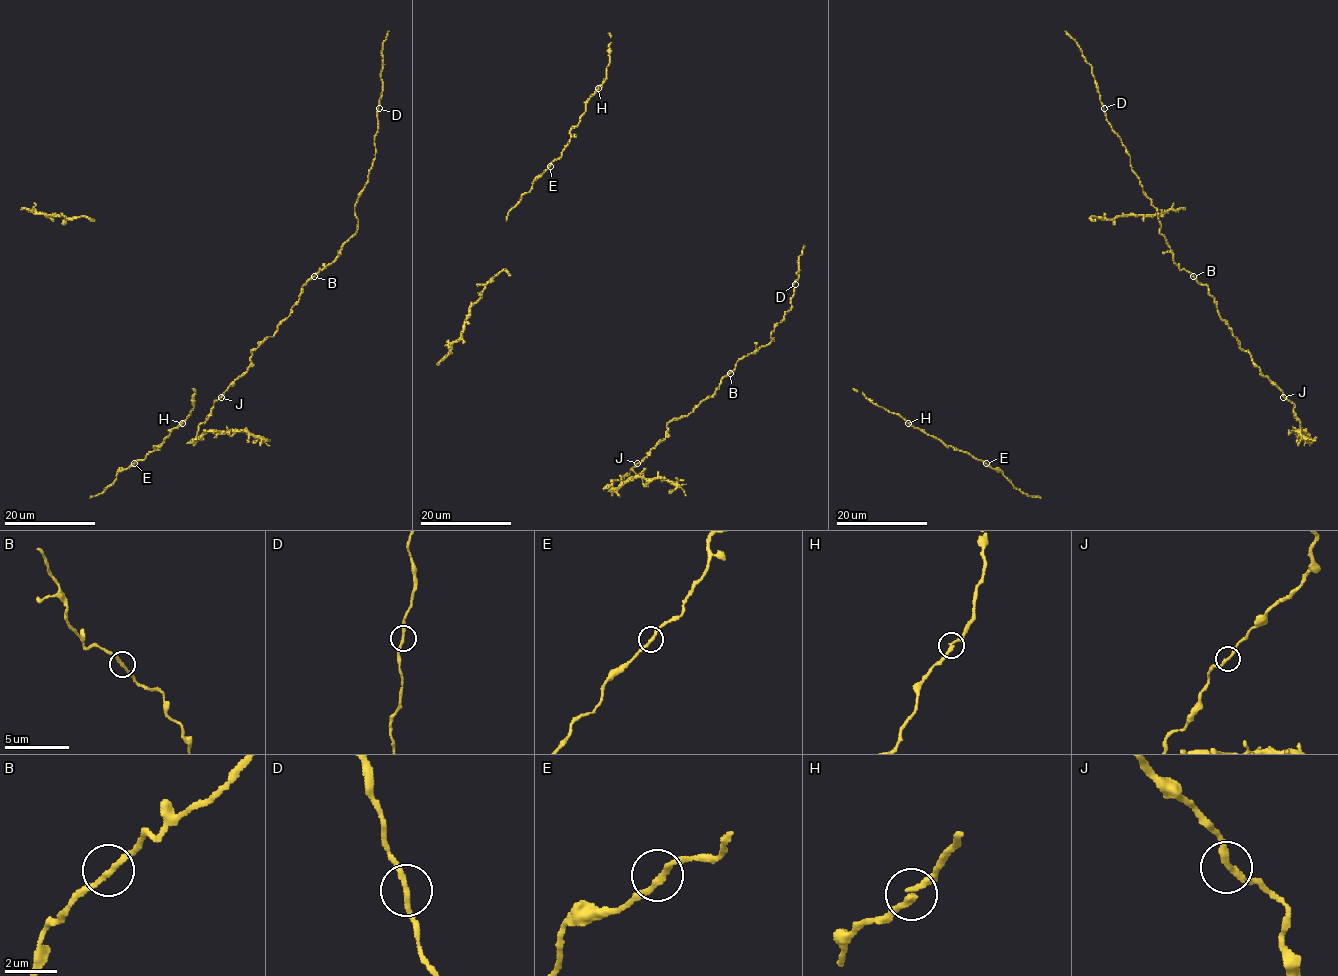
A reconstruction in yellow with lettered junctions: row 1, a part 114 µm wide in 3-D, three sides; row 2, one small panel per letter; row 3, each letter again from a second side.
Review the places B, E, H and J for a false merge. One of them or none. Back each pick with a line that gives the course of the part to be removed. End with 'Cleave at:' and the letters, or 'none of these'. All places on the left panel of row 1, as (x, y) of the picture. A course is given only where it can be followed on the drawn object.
Cleave at: none of these

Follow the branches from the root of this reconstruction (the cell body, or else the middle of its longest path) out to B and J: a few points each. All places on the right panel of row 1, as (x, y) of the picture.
B: (1301, 426), (1294, 404), (1239, 346), (1238, 339), (1218, 315), (1217, 303), (1209, 289), (1193, 276)
J: (1301, 426), (1294, 404), (1283, 397)

